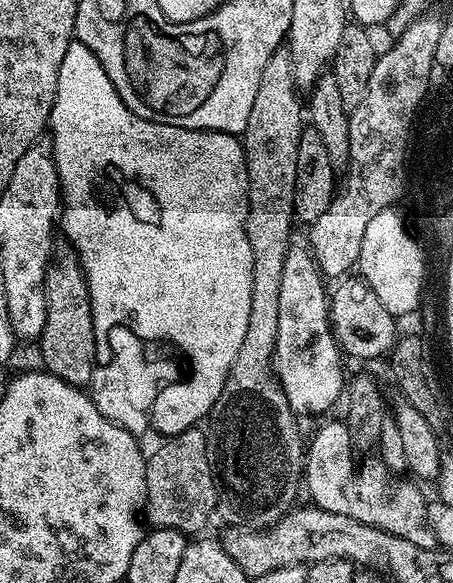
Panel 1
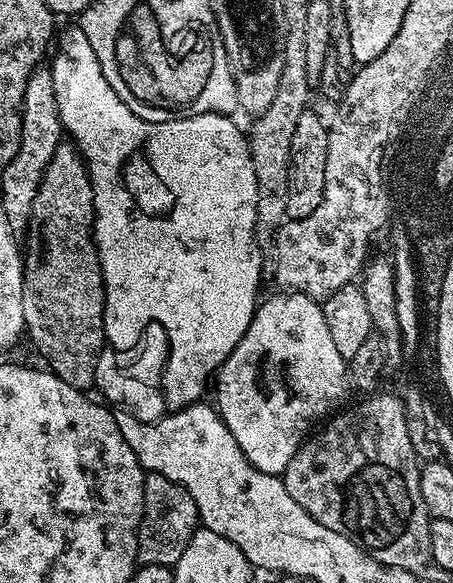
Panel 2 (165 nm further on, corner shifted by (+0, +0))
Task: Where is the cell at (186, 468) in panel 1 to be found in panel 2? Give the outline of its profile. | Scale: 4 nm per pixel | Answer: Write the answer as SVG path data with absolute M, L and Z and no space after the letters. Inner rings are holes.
M161 472L145 475L144 513L140 519L140 529L136 531L136 559L141 565L175 566L199 524L198 506L185 488Z

